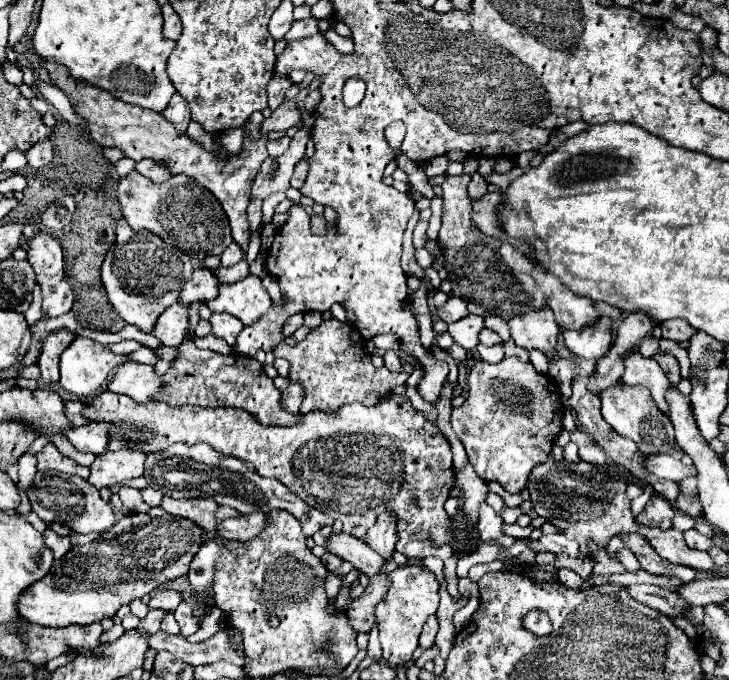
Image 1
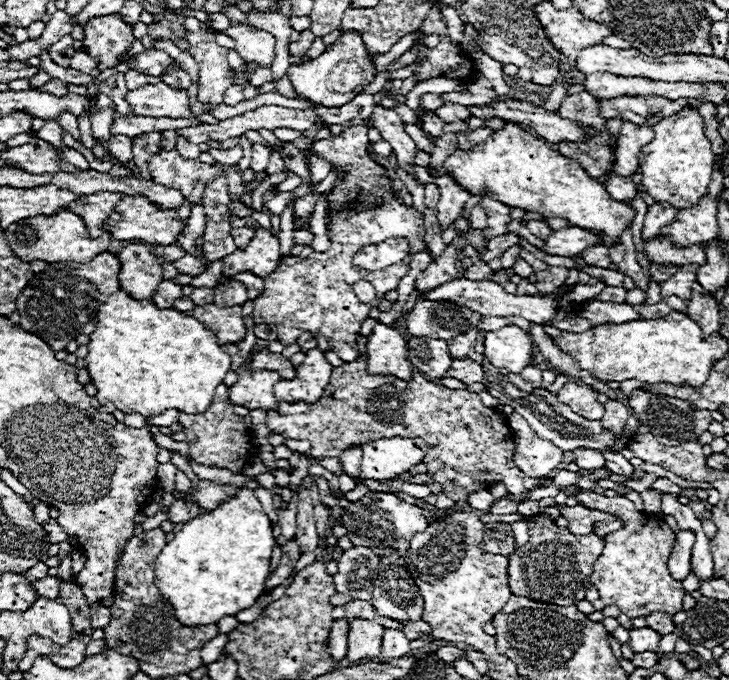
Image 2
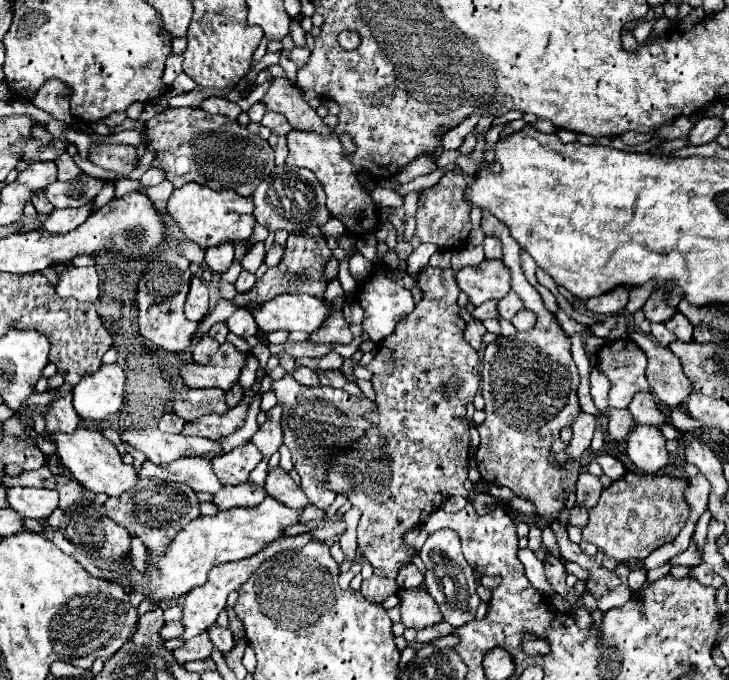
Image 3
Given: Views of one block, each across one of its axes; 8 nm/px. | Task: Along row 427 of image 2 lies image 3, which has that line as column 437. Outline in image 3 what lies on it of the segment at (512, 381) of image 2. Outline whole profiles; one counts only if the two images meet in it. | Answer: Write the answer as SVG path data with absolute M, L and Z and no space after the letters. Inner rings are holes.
M450 528L432 532L420 550L420 558L426 564L424 584L426 584L428 592L434 596L434 600L440 604L444 620L452 626L462 626L462 624L474 620L480 598L476 594L474 568L470 564L466 564L466 558L460 548L460 536Z

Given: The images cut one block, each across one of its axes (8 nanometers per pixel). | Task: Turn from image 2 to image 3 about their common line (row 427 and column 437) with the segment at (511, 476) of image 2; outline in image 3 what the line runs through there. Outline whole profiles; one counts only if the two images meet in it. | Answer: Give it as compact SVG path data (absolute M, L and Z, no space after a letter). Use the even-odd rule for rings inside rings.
M428 266L418 274L418 284L424 292L422 300L416 304L414 312L404 316L396 324L396 330L378 344L378 354L366 366L372 372L372 386L376 386L378 404L372 414L366 414L366 418L376 426L368 430L366 438L362 438L356 448L348 448L332 458L330 476L326 478L330 490L346 494L352 506L362 512L358 524L358 550L372 564L374 574L390 580L396 578L400 564L408 564L414 554L414 550L402 542L402 534L408 528L422 526L430 512L438 510L446 498L468 496L468 490L464 488L470 448L466 408L480 386L480 360L476 350L470 348L462 336L466 322L462 320L456 304L460 292L454 284L452 270Z

